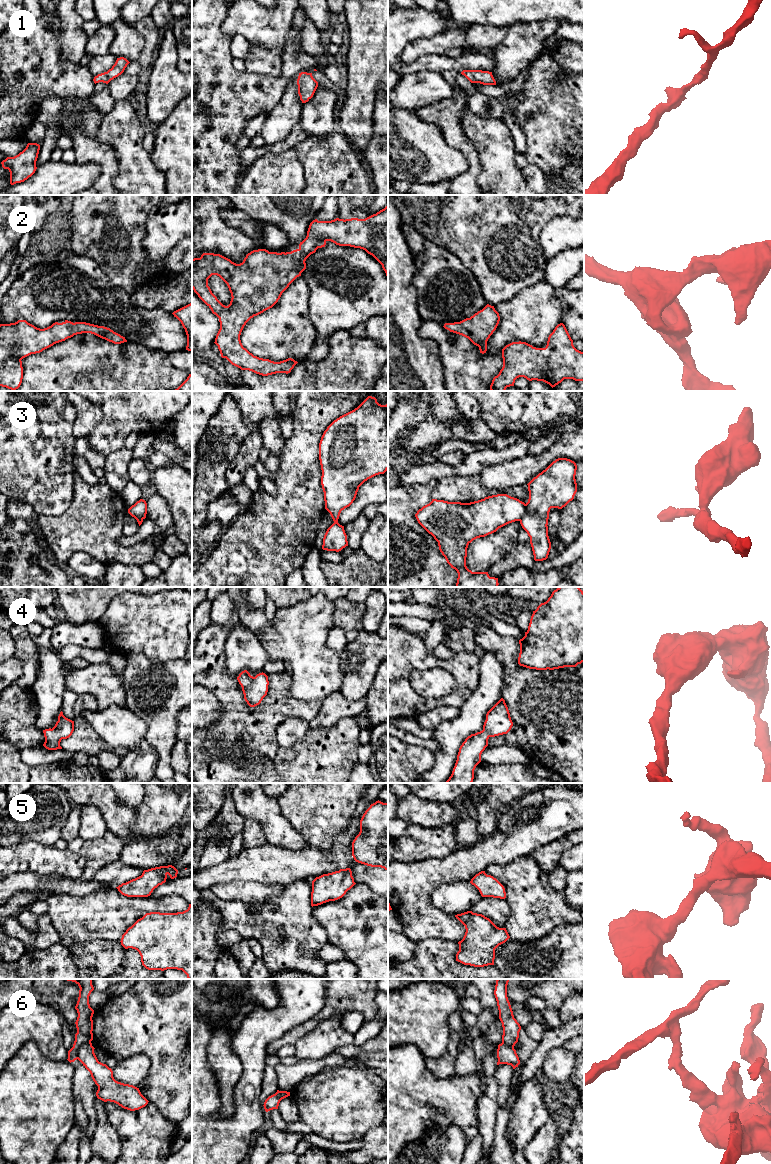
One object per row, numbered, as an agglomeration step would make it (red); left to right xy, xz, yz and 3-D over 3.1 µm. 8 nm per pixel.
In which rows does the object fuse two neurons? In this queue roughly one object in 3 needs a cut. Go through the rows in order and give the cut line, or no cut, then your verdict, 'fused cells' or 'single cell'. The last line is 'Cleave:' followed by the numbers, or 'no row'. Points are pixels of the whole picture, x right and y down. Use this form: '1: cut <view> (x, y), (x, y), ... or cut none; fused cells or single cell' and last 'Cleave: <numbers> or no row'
1: cut none; single cell
2: cut none; single cell
3: cut yz (526, 504), (526, 510), (519, 520); fused cells
4: cut none; single cell
5: cut none; single cell
6: cut xy (90, 1040), (80, 1046), (77, 1058); fused cells
Cleave: 3, 6

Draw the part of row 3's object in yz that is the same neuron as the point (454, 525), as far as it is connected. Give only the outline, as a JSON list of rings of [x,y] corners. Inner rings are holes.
[[[497,494],[470,503],[432,499],[415,517],[438,542],[447,563],[457,571],[456,587],[498,587],[498,578],[467,568],[468,545],[509,523],[520,521],[525,511],[524,502],[507,494]]]

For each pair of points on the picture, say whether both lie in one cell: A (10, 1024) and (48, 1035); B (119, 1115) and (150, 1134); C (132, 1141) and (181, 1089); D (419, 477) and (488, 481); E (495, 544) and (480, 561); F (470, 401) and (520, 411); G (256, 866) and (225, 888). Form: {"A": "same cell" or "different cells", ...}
{"A": "same cell", "B": "same cell", "C": "different cells", "D": "different cells", "E": "same cell", "F": "different cells", "G": "different cells"}

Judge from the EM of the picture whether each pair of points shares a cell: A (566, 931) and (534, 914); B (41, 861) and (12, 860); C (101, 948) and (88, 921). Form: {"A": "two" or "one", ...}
{"A": "two", "B": "one", "C": "two"}

